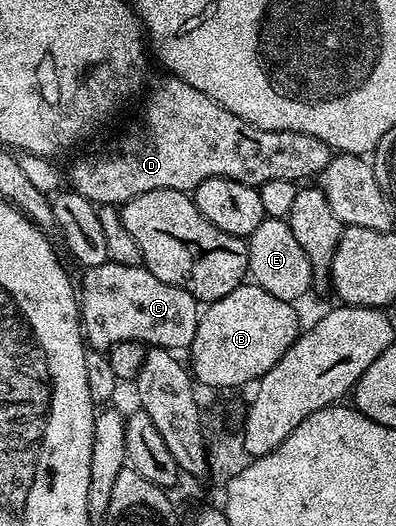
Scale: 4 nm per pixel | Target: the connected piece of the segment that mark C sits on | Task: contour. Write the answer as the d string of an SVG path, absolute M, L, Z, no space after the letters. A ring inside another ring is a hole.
M114 262L103 263L97 267L87 268L83 272L84 280L78 283L78 302L80 304L80 325L84 342L93 351L108 352L118 341L138 341L149 348L162 347L173 353L191 348L194 333L202 314L198 300L186 289L158 281L154 273L141 265L118 265Z

